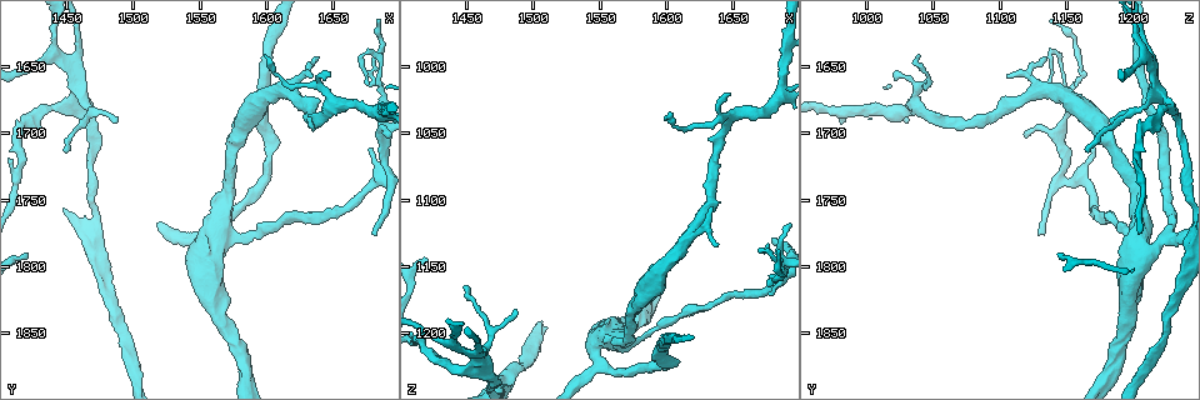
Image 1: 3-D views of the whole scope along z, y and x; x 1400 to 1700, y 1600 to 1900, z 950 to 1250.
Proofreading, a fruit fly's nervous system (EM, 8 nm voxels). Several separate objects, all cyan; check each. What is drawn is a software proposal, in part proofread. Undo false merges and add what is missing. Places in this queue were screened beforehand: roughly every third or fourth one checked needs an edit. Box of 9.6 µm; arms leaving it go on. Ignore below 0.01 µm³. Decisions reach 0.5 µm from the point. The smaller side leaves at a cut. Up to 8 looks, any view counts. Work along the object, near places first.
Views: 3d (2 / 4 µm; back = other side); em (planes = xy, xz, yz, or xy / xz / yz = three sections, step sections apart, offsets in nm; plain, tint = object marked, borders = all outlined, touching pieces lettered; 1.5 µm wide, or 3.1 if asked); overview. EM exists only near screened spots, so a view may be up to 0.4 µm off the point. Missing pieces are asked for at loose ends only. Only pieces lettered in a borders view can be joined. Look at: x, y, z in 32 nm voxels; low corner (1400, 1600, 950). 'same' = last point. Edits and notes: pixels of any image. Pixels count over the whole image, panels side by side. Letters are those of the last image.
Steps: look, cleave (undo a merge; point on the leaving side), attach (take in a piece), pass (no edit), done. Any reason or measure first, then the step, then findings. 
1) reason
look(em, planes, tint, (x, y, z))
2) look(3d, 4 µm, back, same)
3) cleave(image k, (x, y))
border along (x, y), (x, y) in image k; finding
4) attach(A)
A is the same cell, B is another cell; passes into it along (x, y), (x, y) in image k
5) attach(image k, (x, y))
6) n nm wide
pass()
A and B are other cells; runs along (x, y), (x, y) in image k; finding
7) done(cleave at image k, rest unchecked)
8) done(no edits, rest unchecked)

two arms at a narrow angle
look(3d, 2 µm, (1460, 1670, 1220))

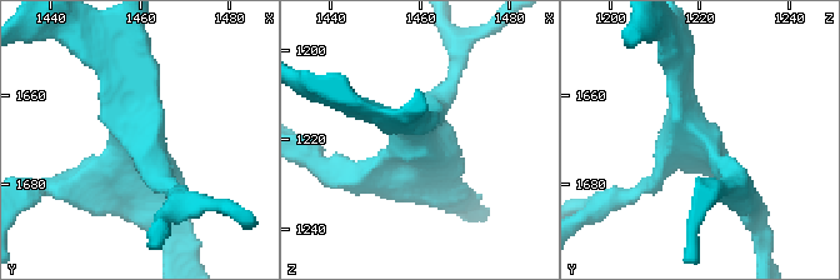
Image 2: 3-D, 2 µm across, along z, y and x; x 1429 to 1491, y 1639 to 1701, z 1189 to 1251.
4 arms; need the tissue
look(em, xy, step 8, tint, (1459, 1670, 1221))

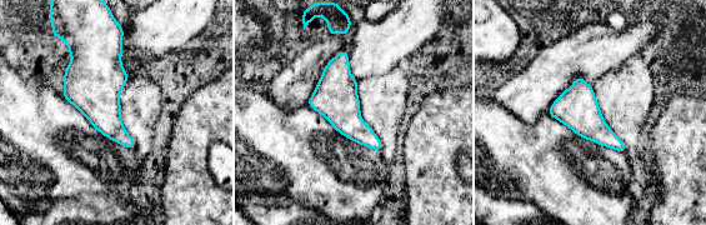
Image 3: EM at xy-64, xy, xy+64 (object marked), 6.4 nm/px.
cut it another way
look(em, planes, borders, same)

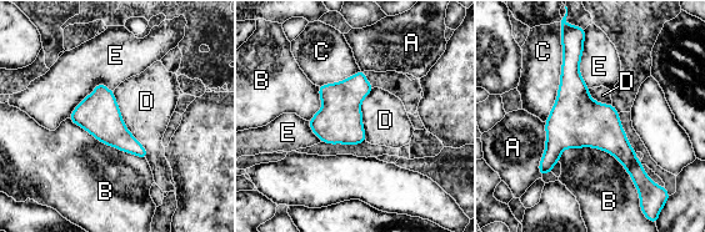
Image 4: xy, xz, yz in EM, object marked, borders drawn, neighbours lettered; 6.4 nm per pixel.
pass()
A, B, C, D and E are other cells; border along (561, 151), (609, 152), (639, 196) in image 4; continuous, no second cell

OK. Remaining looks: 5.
thin end
look(3d, 2 µm, (1676, 1712, 1170))

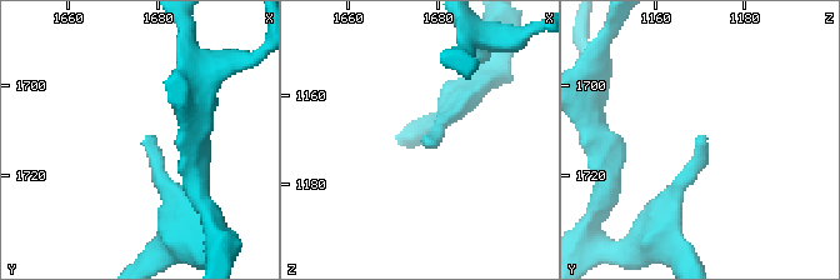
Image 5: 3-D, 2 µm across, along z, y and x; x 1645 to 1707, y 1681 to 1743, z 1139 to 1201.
now the EM
look(em, planes, borders, (1676, 1711, 1171))

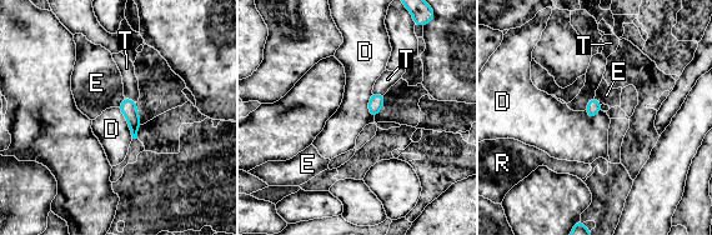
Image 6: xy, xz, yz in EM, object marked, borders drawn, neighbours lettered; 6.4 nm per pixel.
90 nm wide
pass()
D, E, R and T are other cells; none of them fits

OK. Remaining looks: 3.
branch stops here
look(em, planes, borders, (1680, 1774, 1130))

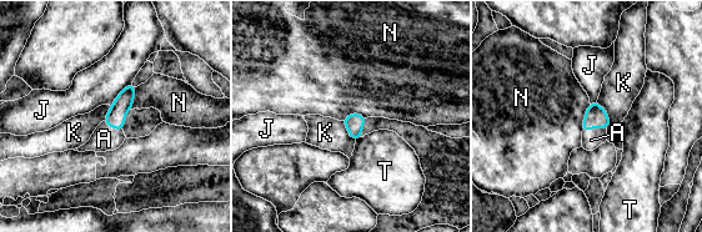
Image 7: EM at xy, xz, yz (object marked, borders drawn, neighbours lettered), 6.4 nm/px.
120 nm wide
attach(A)
A is the same cell, J, K, N and T are other cells; passes into it along (596, 116), (593, 127), (591, 140) in image 7; it goes on there

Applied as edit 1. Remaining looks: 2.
done(attach at image 7, rest unchecked)

